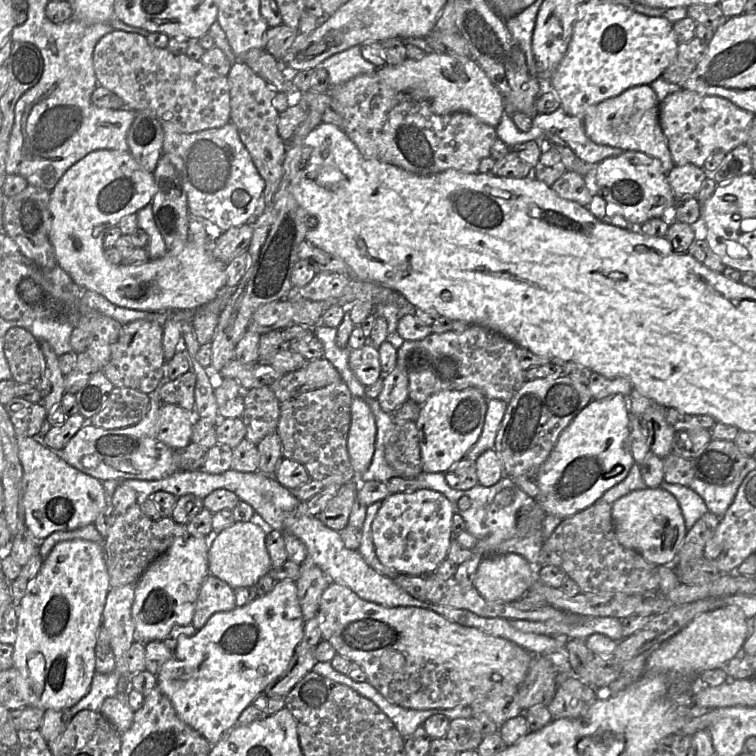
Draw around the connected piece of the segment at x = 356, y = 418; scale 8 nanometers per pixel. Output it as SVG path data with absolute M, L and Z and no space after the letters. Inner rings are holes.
M352 397L351 421L347 437L347 451L355 477L369 467L375 449L375 417L362 398Z

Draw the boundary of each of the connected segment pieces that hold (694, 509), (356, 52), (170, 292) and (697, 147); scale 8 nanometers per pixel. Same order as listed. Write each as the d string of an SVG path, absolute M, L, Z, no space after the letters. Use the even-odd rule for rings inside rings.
M663 481L660 487L677 499L687 531L708 512L704 500L689 486L669 484Z
M359 45L330 56L319 67L327 70L331 88L335 88L356 76L371 74L377 70L374 64L364 59Z
M100 149L85 155L66 170L50 191L49 240L54 249L56 264L76 285L94 291L120 307L148 312L195 310L215 299L226 283L227 264L213 257L210 245L187 242L178 253L169 250L162 257L149 259L140 265L112 264L104 256L103 240L107 231L116 226L123 217L134 214L149 204L155 192L153 173L144 170L129 151ZM75 239L81 243L80 249L75 249L73 244Z
M686 89L668 95L660 103L660 125L667 139L672 160L676 166L694 164L703 167L706 159L715 151L729 152L746 144L748 132L755 114L739 108L728 99L719 96L702 96Z

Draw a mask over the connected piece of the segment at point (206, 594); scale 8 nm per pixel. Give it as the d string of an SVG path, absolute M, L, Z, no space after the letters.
M208 575L199 590L191 624L198 631L213 614L230 611L235 607L234 589L223 580Z

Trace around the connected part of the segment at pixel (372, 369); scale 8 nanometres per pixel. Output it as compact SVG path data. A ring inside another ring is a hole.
M369 343L350 349L349 367L363 386L375 383L381 377L378 350Z

